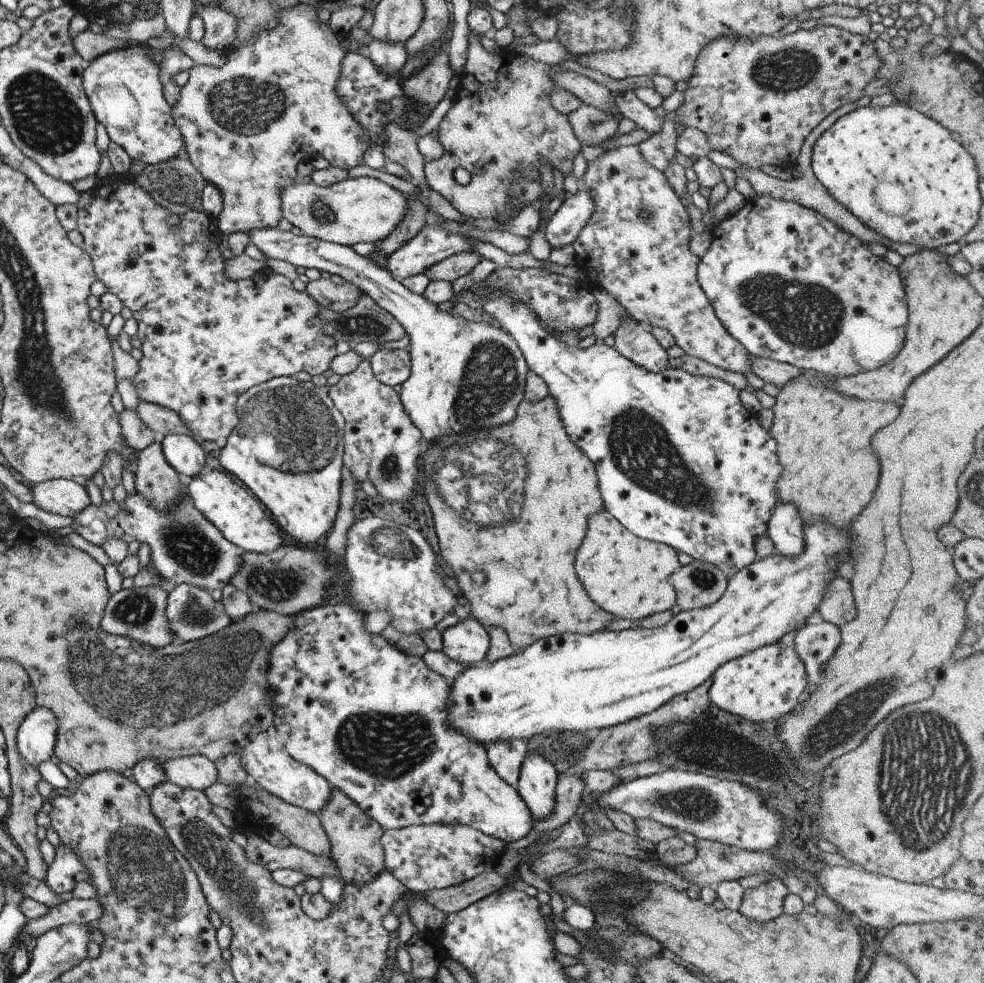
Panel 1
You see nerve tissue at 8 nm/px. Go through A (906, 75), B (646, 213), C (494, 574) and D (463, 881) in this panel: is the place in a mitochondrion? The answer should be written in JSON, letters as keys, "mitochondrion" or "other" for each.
{"A":"mitochondrion","B":"mitochondrion","C":"other","D":"other"}

